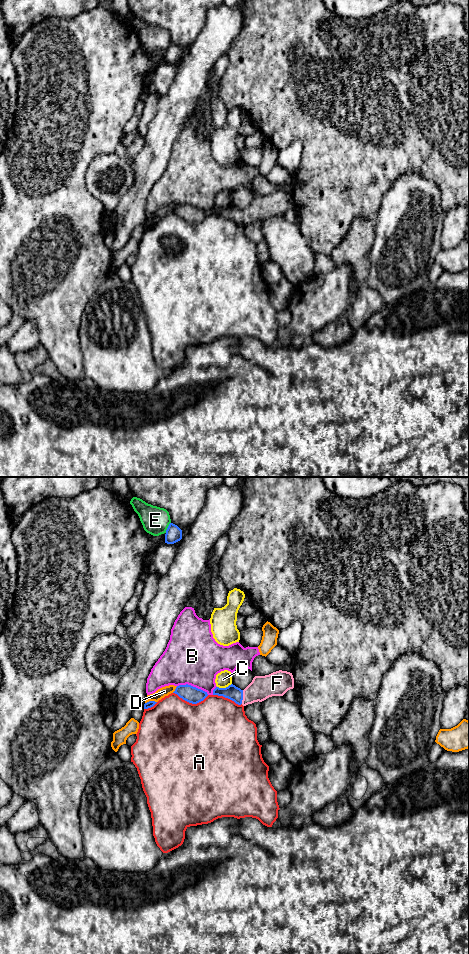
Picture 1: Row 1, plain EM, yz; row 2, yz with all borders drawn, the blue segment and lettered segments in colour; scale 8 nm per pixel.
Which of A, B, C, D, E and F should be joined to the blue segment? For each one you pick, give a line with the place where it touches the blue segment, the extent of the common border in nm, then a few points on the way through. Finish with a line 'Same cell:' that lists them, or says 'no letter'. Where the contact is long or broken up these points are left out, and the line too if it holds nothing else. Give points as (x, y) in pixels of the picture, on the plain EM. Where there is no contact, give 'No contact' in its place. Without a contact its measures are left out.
F: Touches blue at yz (242, 217). Shared border 110 nm. Path across: yz (231, 212), (242, 217), (248, 216), (262, 207)
Same cell: F

